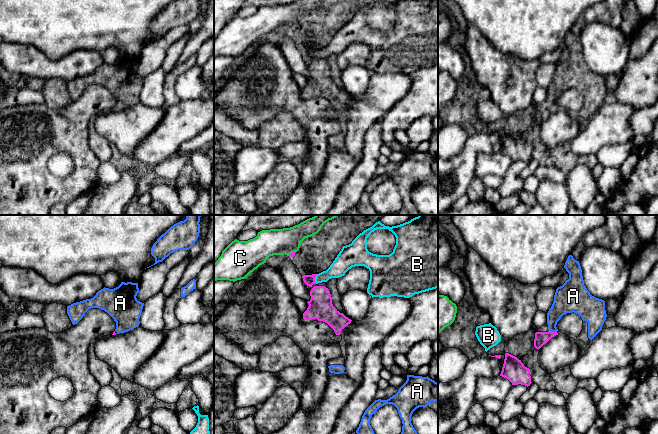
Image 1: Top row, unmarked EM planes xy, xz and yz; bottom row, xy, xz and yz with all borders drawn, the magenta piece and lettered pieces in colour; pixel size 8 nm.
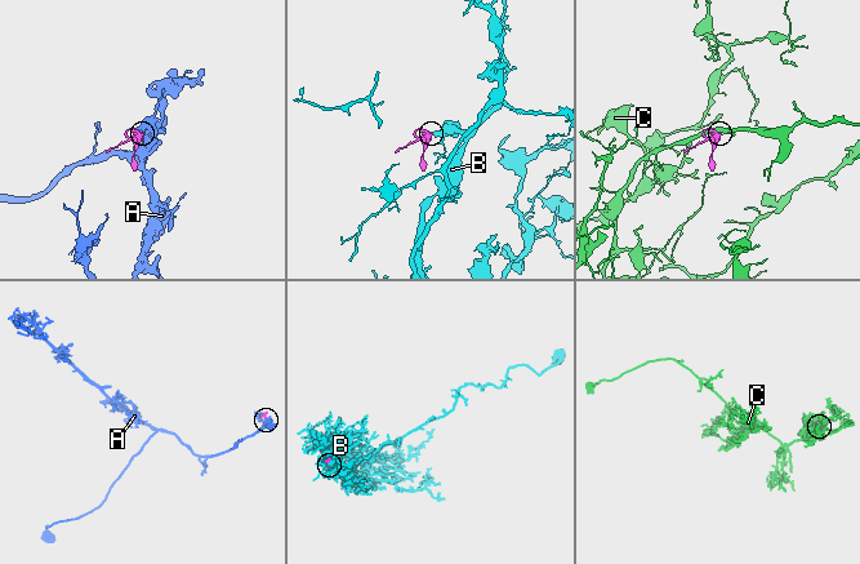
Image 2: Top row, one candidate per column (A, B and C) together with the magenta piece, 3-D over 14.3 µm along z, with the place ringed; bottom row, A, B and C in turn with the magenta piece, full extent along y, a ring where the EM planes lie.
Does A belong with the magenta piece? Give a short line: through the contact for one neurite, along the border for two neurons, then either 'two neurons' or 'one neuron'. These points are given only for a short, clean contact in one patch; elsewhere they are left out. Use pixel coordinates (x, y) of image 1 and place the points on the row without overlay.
line yz (541, 114), (553, 108), (553, 92), (563, 79); one neuron

